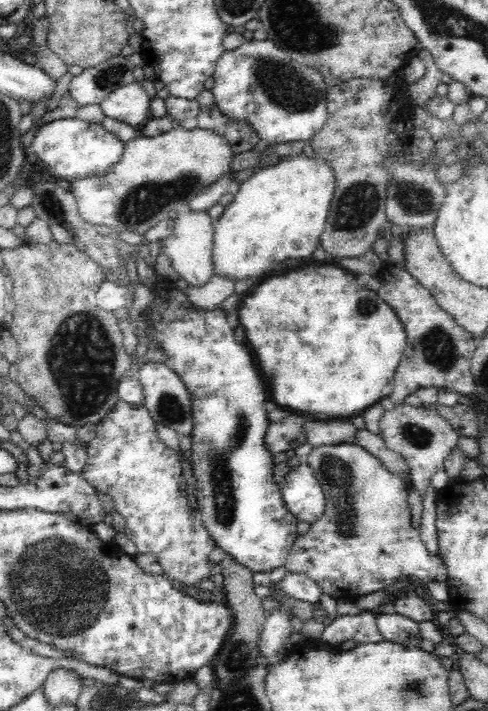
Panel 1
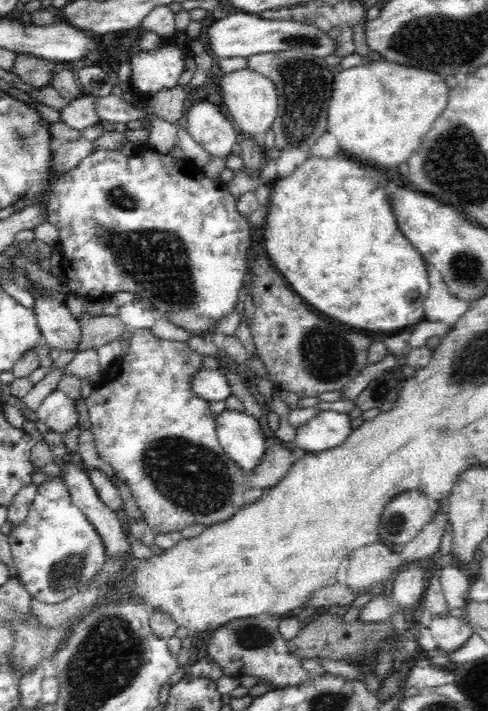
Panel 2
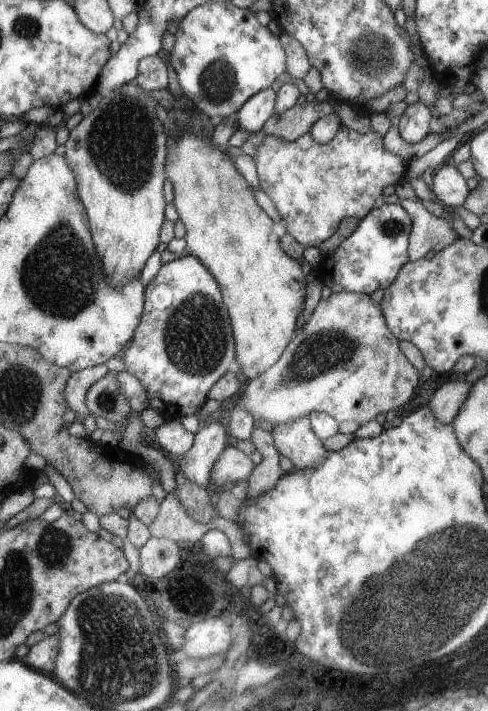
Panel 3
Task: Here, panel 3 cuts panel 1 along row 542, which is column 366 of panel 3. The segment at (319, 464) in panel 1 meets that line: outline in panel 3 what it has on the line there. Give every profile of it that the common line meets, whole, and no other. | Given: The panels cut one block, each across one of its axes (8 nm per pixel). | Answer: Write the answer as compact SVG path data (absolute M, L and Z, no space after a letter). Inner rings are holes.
M352 291L332 293L320 302L310 320L304 322L304 328L290 340L284 354L266 372L241 384L237 405L245 408L260 422L265 420L276 426L300 419L311 412L318 411L329 414L340 422L356 422L368 424L374 421L376 414L384 414L388 410L397 410L412 398L420 374L402 354L397 336L385 319L385 311L380 303L374 302L369 294Z

